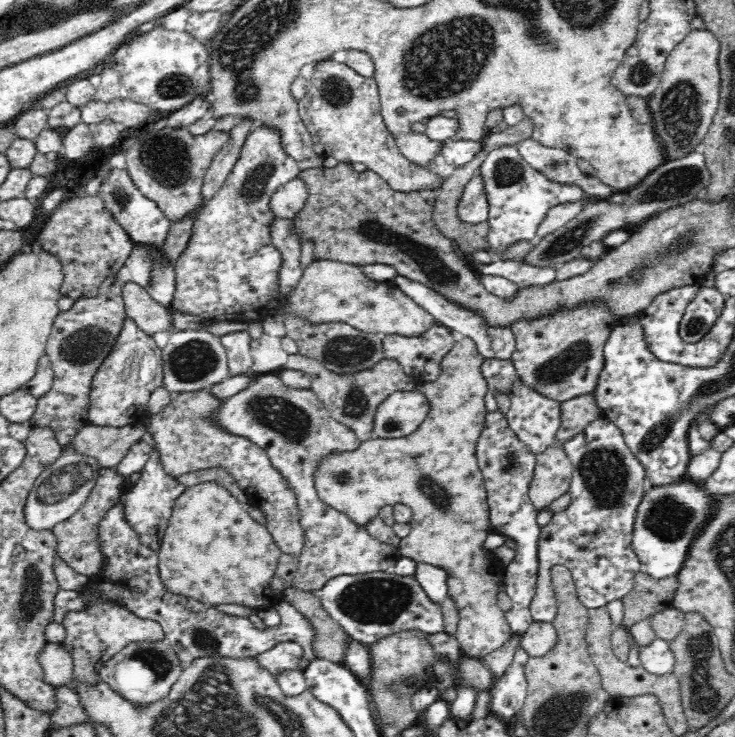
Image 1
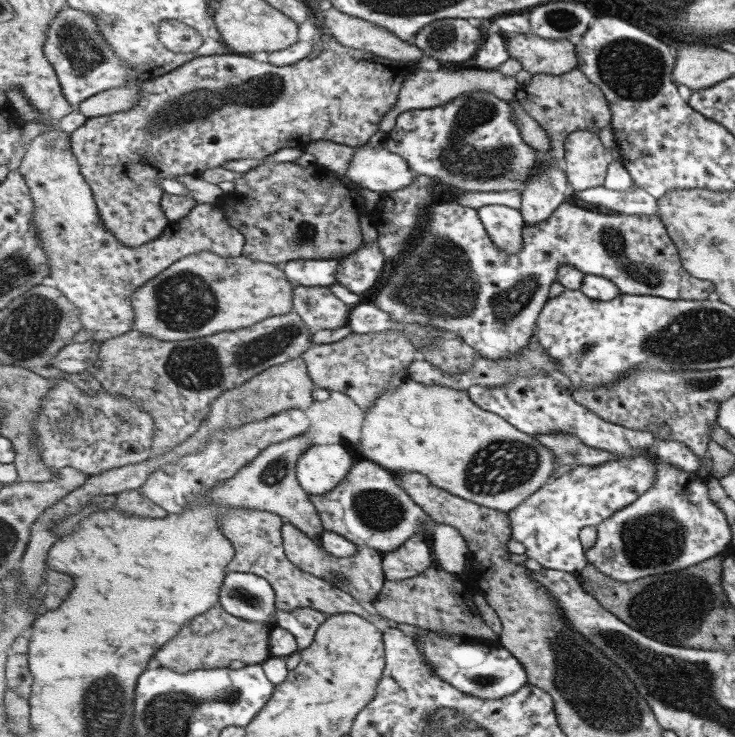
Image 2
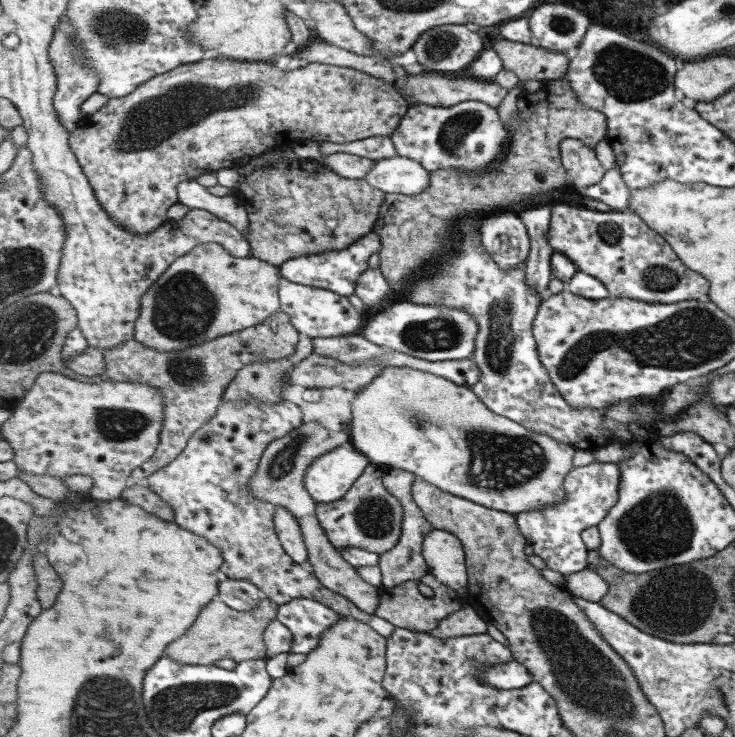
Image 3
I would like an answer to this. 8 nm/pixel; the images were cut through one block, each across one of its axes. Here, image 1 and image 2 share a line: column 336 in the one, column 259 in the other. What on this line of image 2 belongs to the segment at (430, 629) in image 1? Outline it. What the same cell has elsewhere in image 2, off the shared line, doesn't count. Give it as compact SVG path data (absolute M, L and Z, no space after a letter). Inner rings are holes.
M248 572L228 573L220 592L220 603L229 614L271 627L277 625L276 600L273 585L266 578Z

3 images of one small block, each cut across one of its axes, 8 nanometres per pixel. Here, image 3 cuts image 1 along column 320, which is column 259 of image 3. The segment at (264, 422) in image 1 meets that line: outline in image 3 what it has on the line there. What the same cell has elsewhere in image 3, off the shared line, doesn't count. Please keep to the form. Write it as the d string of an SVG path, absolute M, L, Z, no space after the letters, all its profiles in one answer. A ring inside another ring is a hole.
M254 398L225 401L221 403L217 415L193 435L184 453L181 453L175 461L171 461L163 470L149 476L147 486L171 505L176 516L174 521L179 526L203 535L203 538L207 538L213 546L221 550L225 562L220 570L227 578L250 580L279 605L287 604L295 598L307 598L321 602L338 612L343 618L355 617L361 622L366 622L388 639L396 631L394 624L376 614L361 610L361 607L351 602L346 596L328 589L310 567L297 564L294 558L287 554L276 531L274 519L276 506L252 494L252 480L257 470L260 469L260 460L265 450L268 450L274 441L288 437L293 430L299 429L303 424L302 409L299 405L287 400L275 404Z

